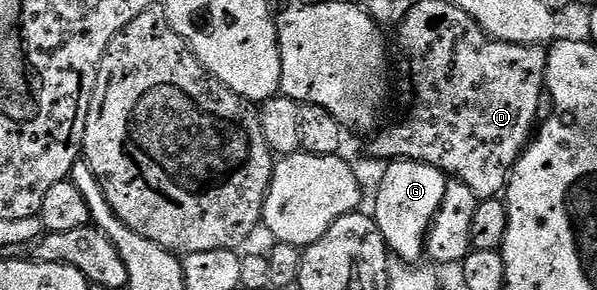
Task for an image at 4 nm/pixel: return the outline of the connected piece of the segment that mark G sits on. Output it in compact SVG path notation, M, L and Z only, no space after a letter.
M399 159L388 164L389 167L381 175L381 184L377 187L377 200L373 203L371 214L377 222L379 233L383 233L385 245L398 260L416 264L417 258L425 255L425 237L429 234L429 227L445 196L445 184L447 176L442 171L435 169L426 163L411 161L410 159Z

